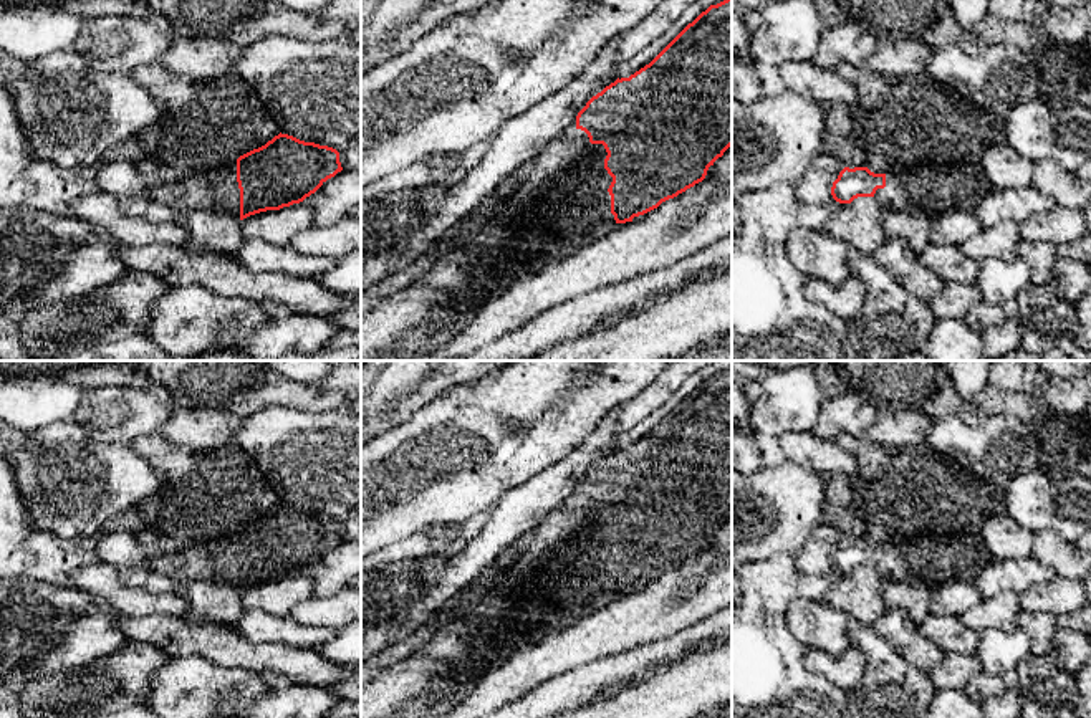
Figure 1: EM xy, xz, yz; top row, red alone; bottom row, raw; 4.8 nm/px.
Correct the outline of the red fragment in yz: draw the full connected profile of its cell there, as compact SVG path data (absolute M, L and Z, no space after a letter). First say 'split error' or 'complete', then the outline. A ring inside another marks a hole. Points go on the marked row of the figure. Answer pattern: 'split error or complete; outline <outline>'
split error; outline M929 165L886 174L844 167L833 182L831 195L839 203L874 197L884 212L922 212L930 218L962 210L962 182Z

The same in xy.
split error; outline M280 132L265 146L219 169L192 174L177 182L156 182L154 194L156 200L174 212L220 210L243 220L260 212L280 210L303 202L341 170L336 149Z

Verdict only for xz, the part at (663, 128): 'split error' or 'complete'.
split error

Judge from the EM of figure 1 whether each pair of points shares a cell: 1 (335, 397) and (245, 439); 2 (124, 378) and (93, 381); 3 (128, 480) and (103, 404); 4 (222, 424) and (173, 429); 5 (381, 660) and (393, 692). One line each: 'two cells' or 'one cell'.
1: two cells
2: one cell
3: two cells
4: one cell
5: two cells

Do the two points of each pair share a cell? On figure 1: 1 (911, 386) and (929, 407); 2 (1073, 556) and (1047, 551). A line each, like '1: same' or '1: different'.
1: different
2: same

